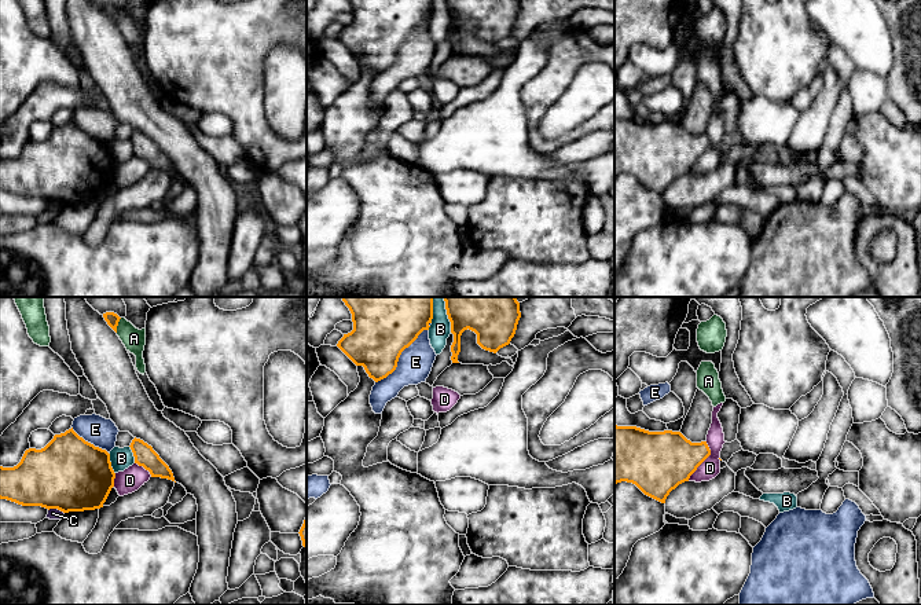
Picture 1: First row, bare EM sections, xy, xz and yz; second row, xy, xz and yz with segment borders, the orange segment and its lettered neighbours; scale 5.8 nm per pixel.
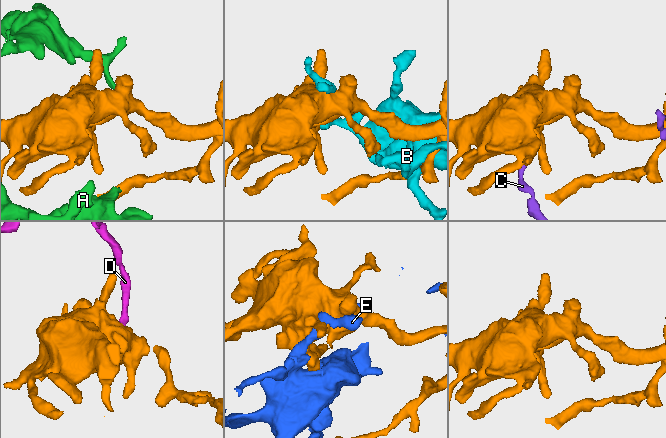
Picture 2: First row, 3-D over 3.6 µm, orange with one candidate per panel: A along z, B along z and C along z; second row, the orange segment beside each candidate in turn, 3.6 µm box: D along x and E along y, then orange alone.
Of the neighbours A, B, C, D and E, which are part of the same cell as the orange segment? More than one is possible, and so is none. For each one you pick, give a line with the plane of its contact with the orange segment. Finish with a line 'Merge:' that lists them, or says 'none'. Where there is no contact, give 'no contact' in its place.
Merge: none

